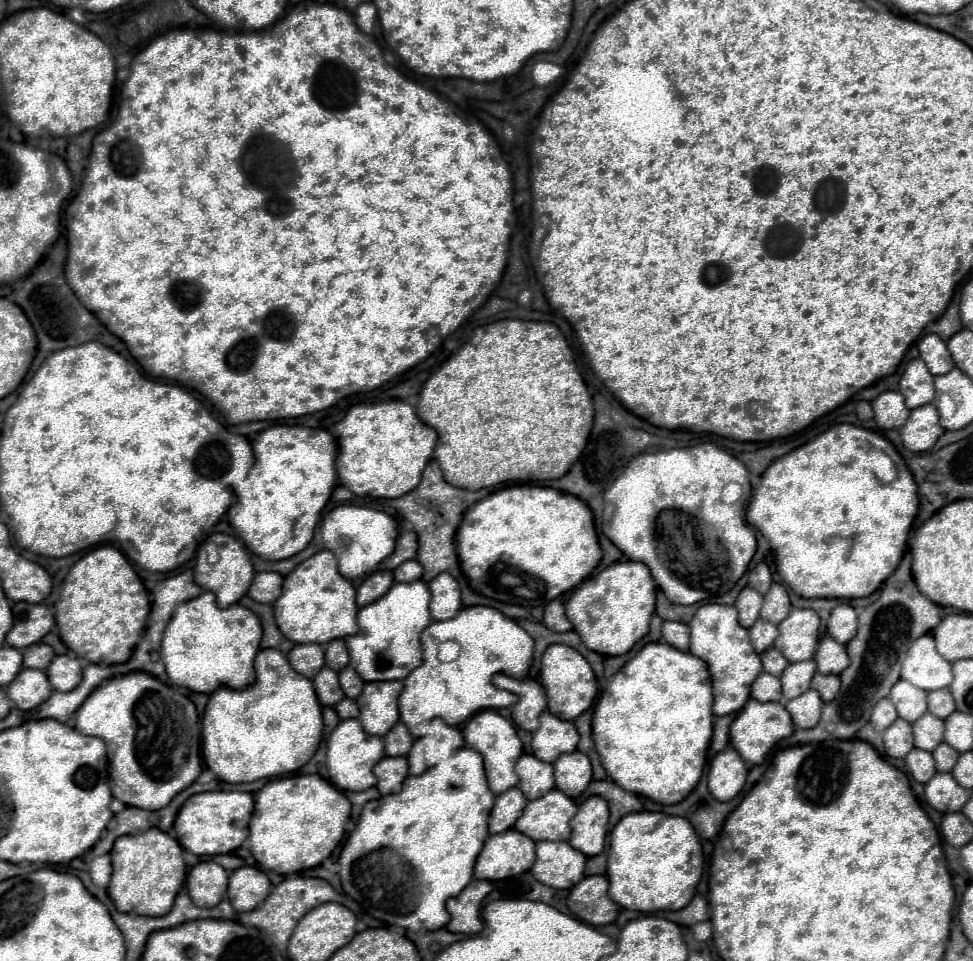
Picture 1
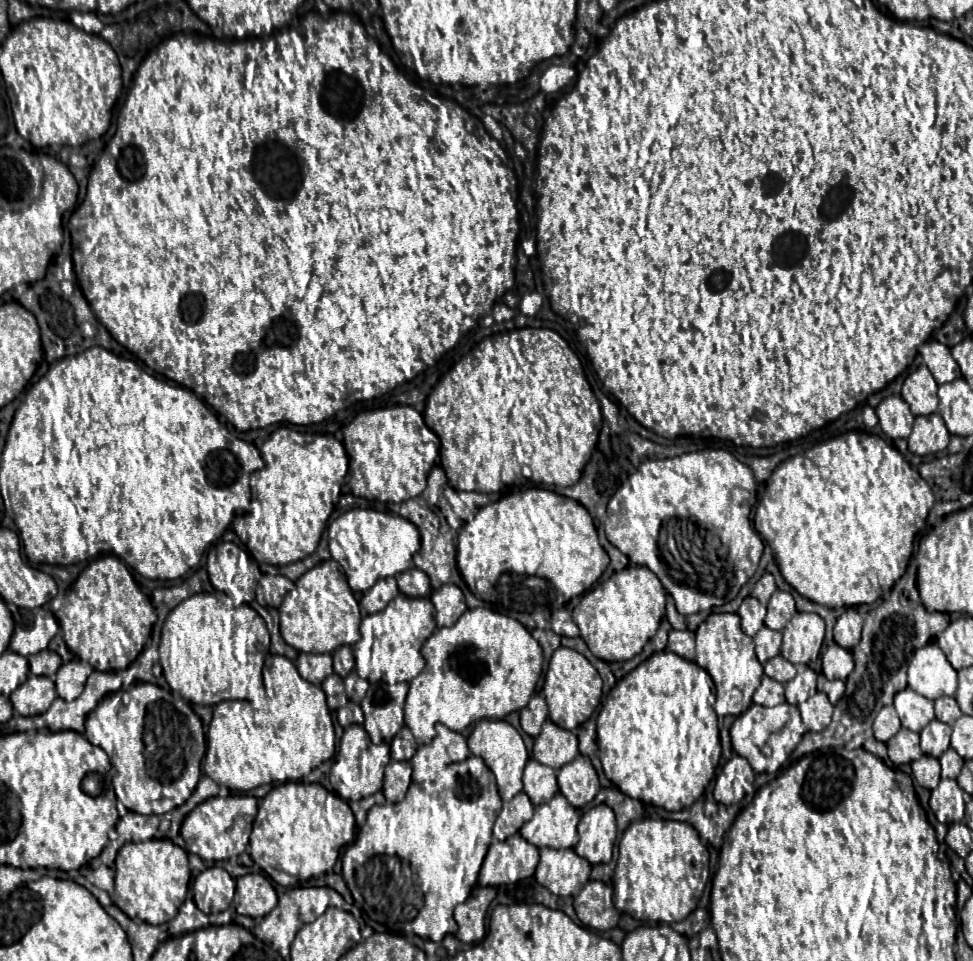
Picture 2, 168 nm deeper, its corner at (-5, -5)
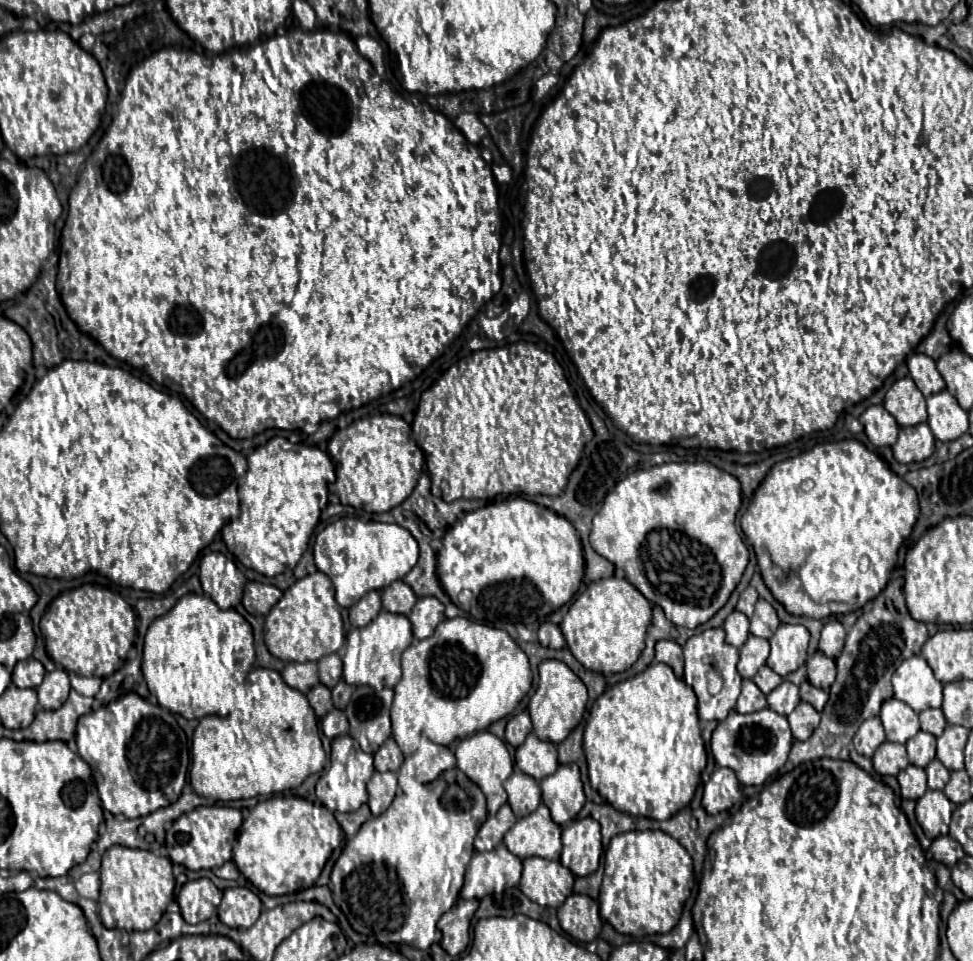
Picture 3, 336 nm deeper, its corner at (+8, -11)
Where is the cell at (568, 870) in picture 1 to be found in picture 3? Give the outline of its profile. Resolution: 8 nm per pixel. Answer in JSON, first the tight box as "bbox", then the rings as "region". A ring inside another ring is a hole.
{"bbox":[519,858,575,908],"region":[[[545,858],[523,860],[523,876],[519,888],[529,900],[541,906],[559,908],[573,892],[573,882],[575,876],[561,862]]]}

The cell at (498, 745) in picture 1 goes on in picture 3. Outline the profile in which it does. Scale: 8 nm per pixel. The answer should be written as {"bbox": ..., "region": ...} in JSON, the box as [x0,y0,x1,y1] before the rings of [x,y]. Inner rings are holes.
{"bbox":[455,730,513,814],"region":[[[483,730],[463,738],[455,750],[455,758],[457,758],[457,768],[463,770],[467,778],[471,778],[471,782],[475,782],[483,790],[489,814],[495,814],[507,802],[507,792],[503,788],[503,782],[513,774],[513,760],[505,742],[499,740],[495,734]]]}

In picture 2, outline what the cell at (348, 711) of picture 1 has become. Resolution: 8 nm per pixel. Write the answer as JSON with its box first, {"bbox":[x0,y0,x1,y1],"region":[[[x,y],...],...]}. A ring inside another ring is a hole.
{"bbox":[336,702,364,728],"region":[[[348,702],[344,708],[340,708],[336,718],[338,718],[340,726],[344,726],[344,728],[350,724],[364,724],[364,714],[362,714],[360,706],[354,702]]]}

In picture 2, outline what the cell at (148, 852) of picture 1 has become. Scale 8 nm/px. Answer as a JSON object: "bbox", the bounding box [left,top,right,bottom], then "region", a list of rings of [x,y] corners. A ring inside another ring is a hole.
{"bbox":[112,840,190,924],"region":[[[144,840],[128,842],[120,848],[114,862],[116,878],[112,890],[112,902],[132,920],[148,924],[166,924],[172,920],[186,900],[190,882],[188,854],[170,840]]]}

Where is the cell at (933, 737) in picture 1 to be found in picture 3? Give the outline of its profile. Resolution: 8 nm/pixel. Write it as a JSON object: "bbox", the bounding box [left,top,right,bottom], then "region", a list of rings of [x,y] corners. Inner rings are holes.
{"bbox":[907,732,935,768],"region":[[[917,732],[907,744],[907,756],[913,766],[925,768],[935,758],[935,736],[927,732]]]}

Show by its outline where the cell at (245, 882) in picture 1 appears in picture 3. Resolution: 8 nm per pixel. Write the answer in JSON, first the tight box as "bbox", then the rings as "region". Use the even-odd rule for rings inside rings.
{"bbox":[217,888,261,928],"region":[[[229,888],[223,892],[217,914],[229,928],[249,928],[261,914],[261,900],[249,888]]]}

